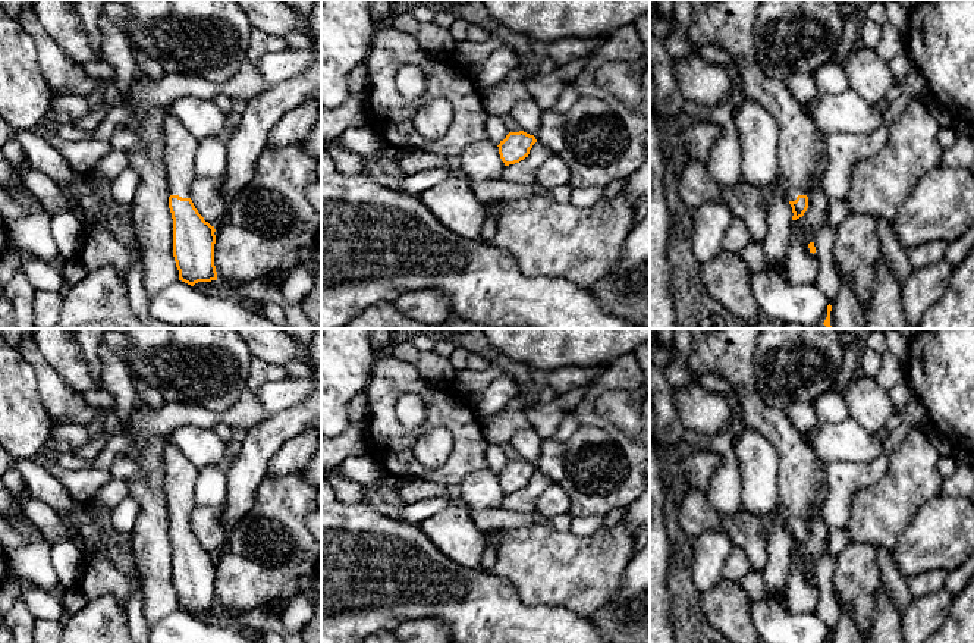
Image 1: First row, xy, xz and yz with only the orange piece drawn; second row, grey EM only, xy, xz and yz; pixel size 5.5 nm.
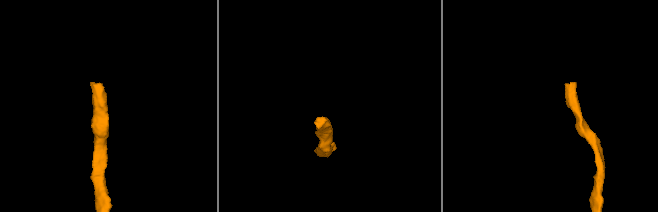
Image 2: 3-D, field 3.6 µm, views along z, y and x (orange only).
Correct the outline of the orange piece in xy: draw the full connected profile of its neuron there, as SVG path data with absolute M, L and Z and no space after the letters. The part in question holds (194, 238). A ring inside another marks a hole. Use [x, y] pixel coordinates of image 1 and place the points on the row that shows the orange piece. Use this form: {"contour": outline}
{"contour": "M169 109L163 122L163 135L169 208L173 219L173 257L179 280L191 286L217 280L216 229L204 220L191 200L191 188L197 179L195 153L199 141Z"}

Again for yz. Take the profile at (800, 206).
{"contour": "M691 0L691 25L688 31L692 44L714 44L725 48L733 59L741 78L745 100L764 107L779 125L779 176L785 195L792 207L792 220L804 216L808 208L811 186L821 179L829 166L826 135L804 113L802 106L791 95L786 81L769 78L755 59L753 25L761 0Z"}

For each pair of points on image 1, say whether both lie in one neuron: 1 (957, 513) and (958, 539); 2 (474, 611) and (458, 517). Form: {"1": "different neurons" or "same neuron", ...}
{"1": "same neuron", "2": "different neurons"}

